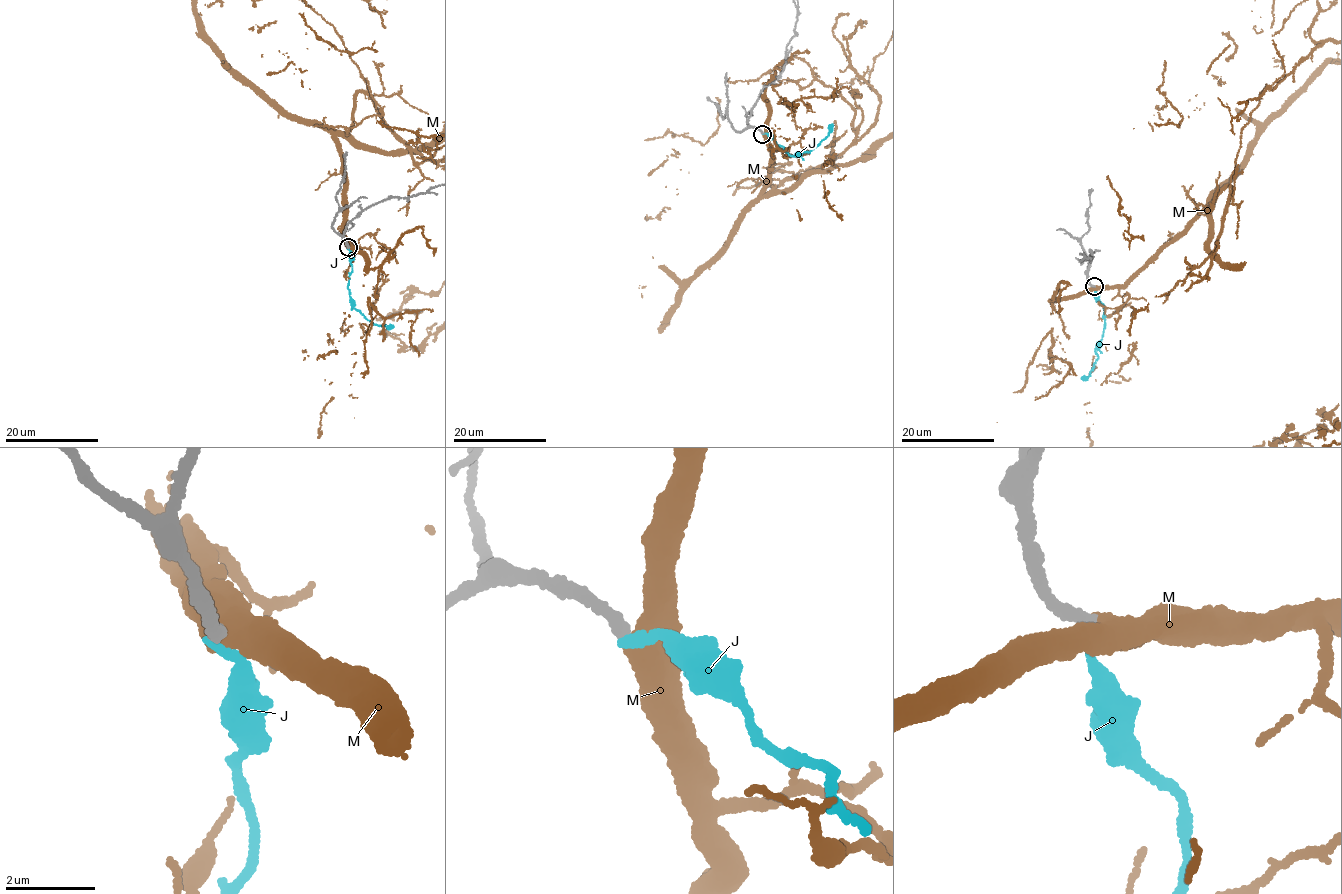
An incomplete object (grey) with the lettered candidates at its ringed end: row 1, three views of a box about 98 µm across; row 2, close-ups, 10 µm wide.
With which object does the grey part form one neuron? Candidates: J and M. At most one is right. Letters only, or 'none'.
M

